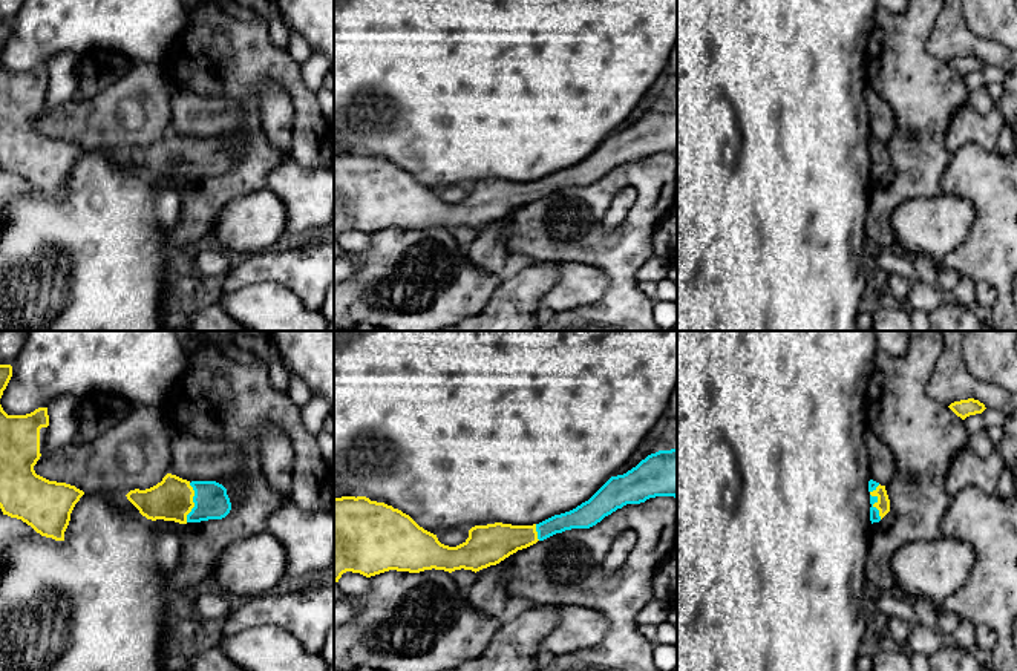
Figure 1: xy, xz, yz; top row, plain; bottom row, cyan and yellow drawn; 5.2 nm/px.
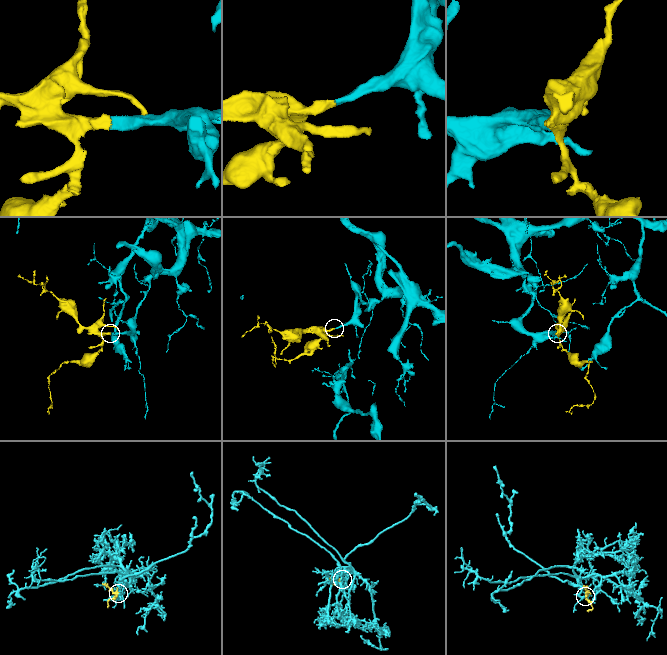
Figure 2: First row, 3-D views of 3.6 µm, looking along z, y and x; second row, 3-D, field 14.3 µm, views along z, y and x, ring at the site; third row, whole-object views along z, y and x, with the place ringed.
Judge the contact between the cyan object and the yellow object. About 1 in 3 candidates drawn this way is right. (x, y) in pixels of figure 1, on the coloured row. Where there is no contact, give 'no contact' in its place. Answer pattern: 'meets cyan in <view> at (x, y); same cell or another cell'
meets cyan in yz at (876, 501); same cell

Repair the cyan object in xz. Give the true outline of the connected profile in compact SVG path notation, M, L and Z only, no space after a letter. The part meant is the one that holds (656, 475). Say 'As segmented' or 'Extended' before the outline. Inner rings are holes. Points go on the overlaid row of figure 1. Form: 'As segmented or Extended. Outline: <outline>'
Extended. Outline: M677 447L651 453L626 473L611 476L588 501L570 512L533 525L502 522L475 525L469 530L469 538L456 547L441 544L437 535L424 530L409 515L392 506L366 496L334 498L334 582L338 582L346 571L366 578L389 570L420 573L435 568L452 573L464 568L476 573L538 541L571 529L590 529L626 504L640 504L656 496L677 498Z

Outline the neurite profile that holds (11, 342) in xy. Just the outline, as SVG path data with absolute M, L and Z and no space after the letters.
M0 331L0 365L17 360L28 339L28 331Z

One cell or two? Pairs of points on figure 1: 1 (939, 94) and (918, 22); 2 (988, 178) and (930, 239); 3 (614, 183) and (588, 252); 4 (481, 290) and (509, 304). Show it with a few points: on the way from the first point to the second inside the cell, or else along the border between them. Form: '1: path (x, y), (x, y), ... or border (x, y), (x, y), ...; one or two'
1: path (921, 75), (916, 71), (916, 40); one
2: border (942, 192), (973, 206), (974, 222), (967, 236); two
3: path (598, 199), (587, 212), (587, 235); one
4: border (504, 278), (489, 301), (474, 314); two

